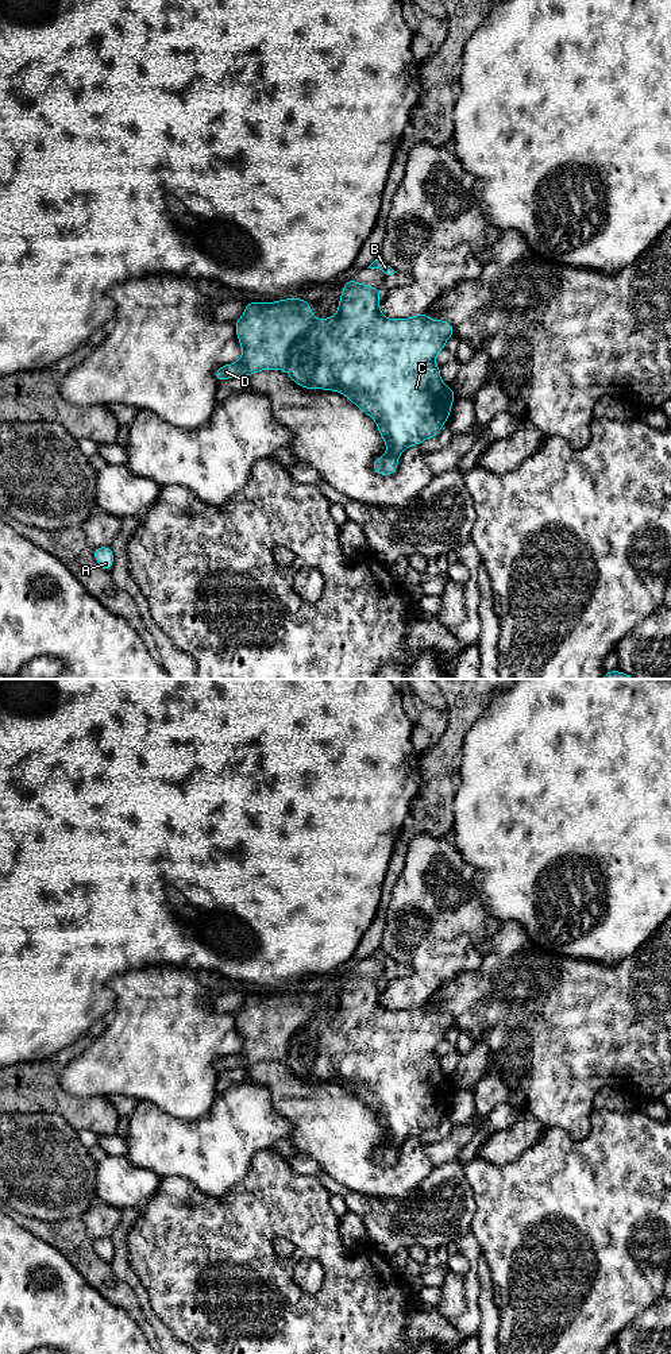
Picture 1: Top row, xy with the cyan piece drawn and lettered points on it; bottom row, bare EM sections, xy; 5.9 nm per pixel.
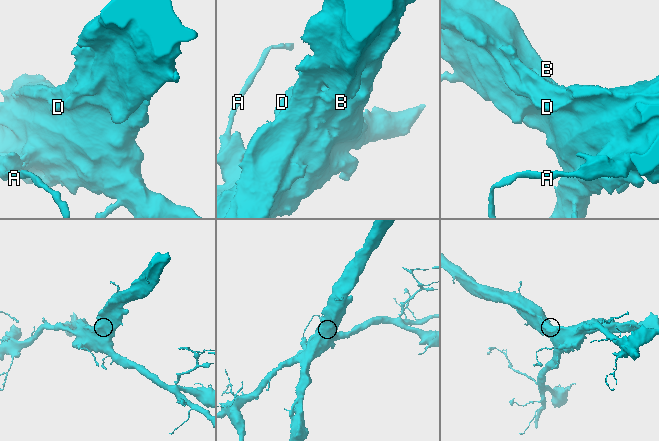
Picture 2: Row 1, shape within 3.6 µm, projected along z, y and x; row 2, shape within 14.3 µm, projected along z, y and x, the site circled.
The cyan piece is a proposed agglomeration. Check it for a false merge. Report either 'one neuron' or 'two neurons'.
two neurons

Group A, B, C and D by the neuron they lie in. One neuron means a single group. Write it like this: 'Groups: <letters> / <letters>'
Groups: A B C / D

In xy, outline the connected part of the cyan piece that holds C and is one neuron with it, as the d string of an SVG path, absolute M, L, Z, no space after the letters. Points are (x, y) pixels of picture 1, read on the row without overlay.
M348 971L340 985L338 1004L312 1015L292 1041L285 1061L300 1079L339 1083L369 1106L386 1135L386 1146L378 1147L371 1158L377 1165L393 1166L400 1146L408 1138L420 1137L425 1130L437 1127L450 1110L455 1083L441 1073L435 1048L444 1042L446 1033L454 1027L454 1018L444 1011L431 1011L427 1003L408 1010L387 1010L379 1002L379 987L378 979Z

